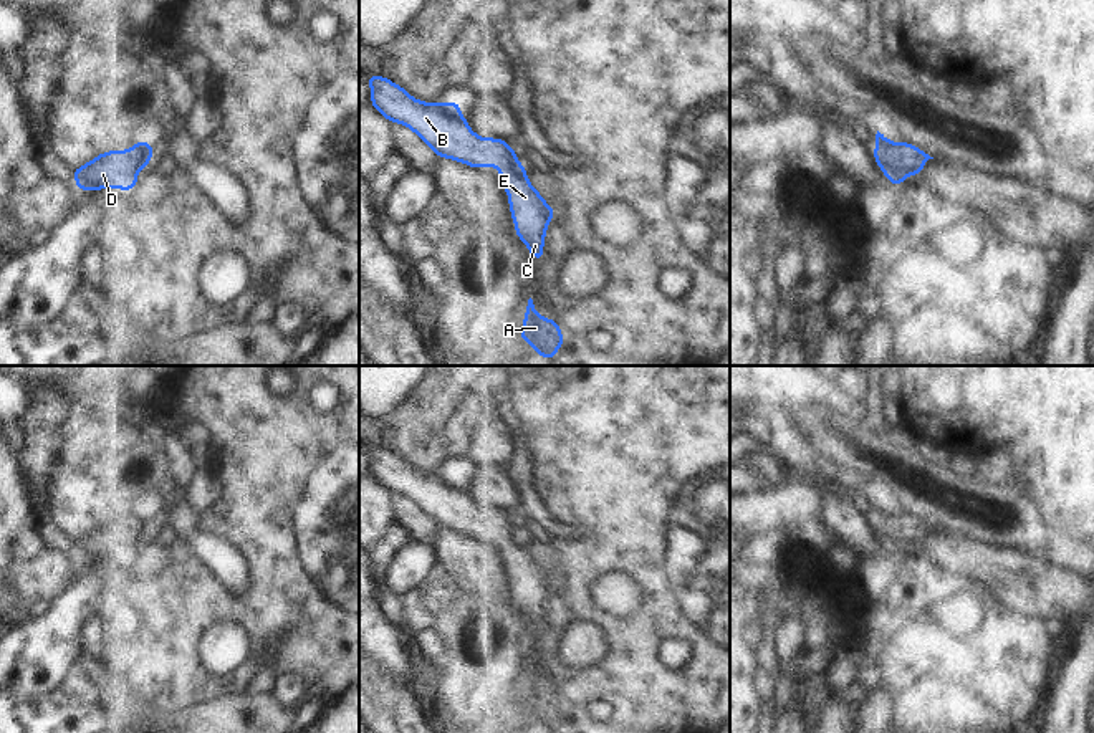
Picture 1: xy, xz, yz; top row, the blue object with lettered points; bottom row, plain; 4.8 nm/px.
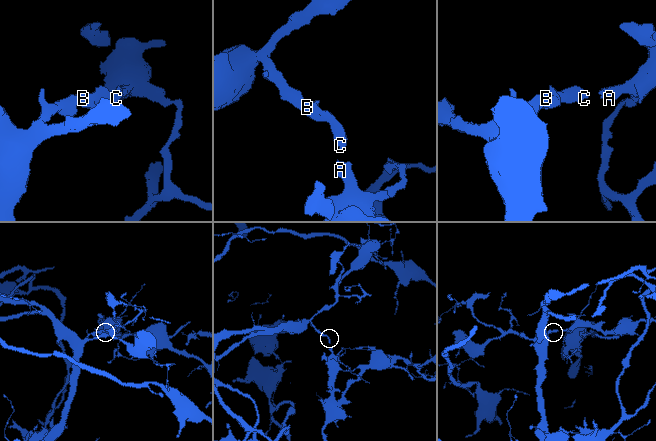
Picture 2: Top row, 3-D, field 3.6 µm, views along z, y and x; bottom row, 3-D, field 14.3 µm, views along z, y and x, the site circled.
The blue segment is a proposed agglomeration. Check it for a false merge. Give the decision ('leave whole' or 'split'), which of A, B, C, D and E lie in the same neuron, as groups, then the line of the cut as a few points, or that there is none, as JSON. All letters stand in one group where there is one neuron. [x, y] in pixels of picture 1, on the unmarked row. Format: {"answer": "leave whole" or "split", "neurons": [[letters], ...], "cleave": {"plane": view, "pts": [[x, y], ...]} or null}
{"answer": "leave whole", "neurons": [["A", "B", "C", "D", "E"]], "cleave": null}

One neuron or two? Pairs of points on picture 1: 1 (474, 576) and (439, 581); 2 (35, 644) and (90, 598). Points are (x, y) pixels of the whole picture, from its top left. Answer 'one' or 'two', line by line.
1: two
2: one

